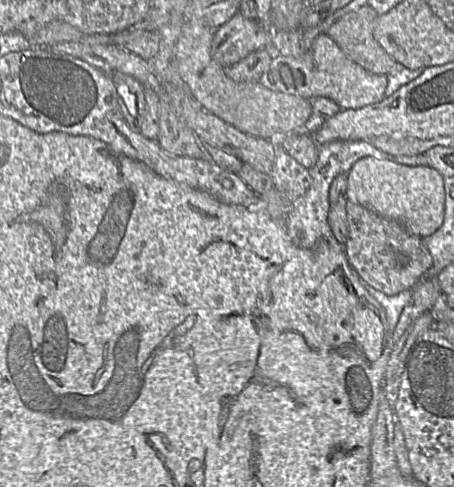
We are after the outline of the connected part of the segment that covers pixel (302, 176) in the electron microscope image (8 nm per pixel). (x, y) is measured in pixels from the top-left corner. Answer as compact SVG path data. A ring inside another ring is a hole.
M282 144L276 145L276 159L272 172L273 190L290 204L302 197L311 185L310 169L291 157Z

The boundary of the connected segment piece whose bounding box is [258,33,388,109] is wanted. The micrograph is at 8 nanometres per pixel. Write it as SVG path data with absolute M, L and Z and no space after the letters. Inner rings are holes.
M326 33L320 34L313 42L311 48L302 56L278 56L273 59L269 68L263 72L258 82L266 88L282 93L297 95L306 99L323 96L335 101L341 109L356 109L378 103L386 98L388 79L385 74L373 74L361 65L351 60Z

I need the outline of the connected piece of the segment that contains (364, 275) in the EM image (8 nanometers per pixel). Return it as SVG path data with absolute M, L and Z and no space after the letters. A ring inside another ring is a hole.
M347 204L348 237L344 249L349 264L365 286L386 295L412 289L433 264L421 237L410 234L398 222L358 204Z

